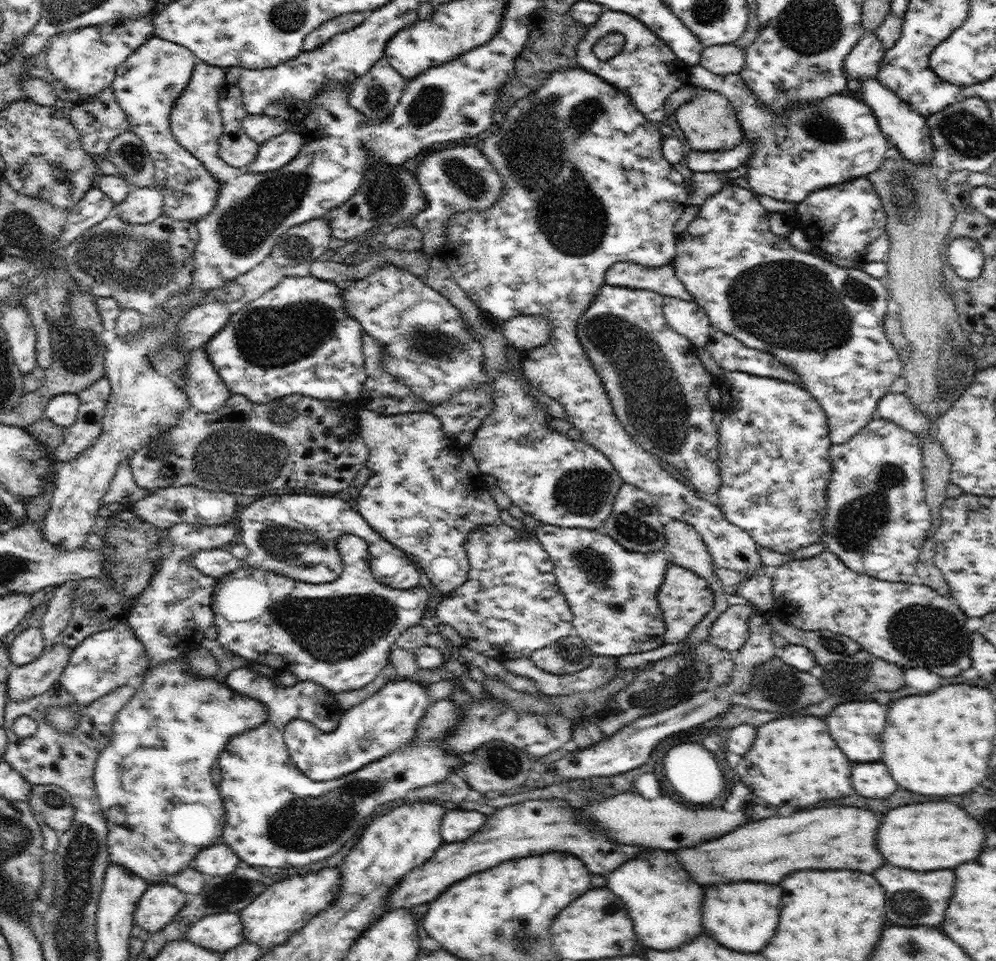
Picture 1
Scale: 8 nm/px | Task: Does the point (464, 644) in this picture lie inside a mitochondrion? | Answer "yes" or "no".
no

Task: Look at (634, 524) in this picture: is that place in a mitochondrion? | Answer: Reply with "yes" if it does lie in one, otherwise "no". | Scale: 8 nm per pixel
yes

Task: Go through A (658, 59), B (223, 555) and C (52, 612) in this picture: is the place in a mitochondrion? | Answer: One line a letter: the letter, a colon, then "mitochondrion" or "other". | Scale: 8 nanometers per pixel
A: other
B: other
C: other

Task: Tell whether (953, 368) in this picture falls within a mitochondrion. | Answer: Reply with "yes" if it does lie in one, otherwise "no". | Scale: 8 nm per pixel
yes

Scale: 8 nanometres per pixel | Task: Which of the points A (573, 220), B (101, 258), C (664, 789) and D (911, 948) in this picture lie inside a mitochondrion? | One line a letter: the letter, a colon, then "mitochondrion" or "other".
A: mitochondrion
B: mitochondrion
C: other
D: mitochondrion

